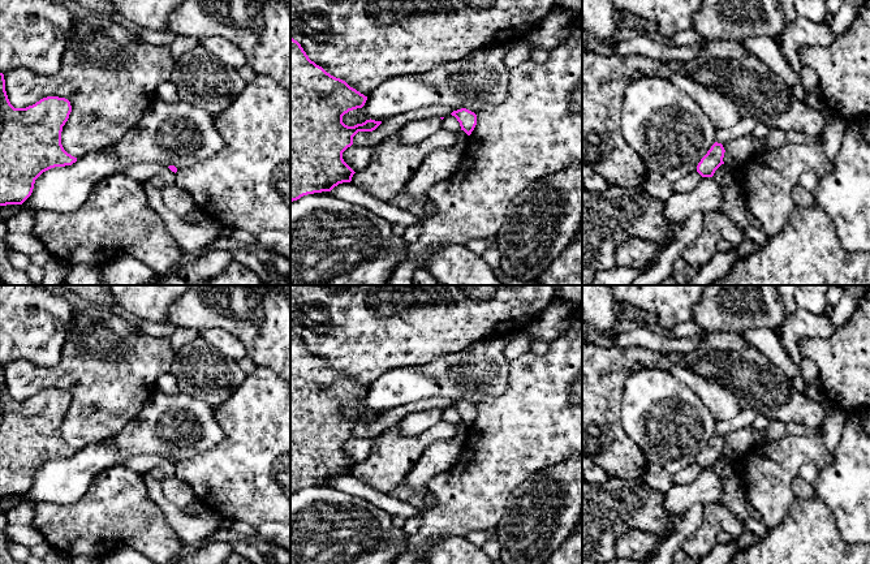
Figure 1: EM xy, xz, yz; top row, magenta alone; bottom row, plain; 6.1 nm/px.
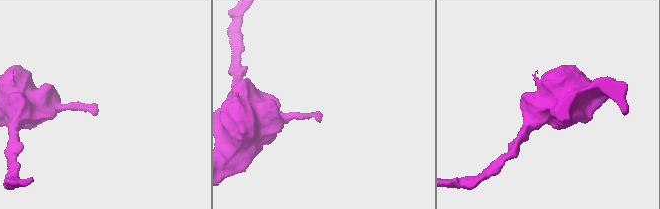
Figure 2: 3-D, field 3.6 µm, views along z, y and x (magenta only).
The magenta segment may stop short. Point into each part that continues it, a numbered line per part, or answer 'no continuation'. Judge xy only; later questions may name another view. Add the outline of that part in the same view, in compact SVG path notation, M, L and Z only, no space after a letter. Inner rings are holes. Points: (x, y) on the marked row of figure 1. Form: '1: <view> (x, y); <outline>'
no continuation

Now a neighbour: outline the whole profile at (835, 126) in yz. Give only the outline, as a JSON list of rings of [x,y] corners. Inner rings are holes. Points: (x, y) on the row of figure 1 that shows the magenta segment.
[[[830,112],[826,119],[826,126],[822,133],[822,145],[828,160],[834,164],[834,160],[840,150],[843,137],[845,133],[847,122],[841,116],[835,112]]]

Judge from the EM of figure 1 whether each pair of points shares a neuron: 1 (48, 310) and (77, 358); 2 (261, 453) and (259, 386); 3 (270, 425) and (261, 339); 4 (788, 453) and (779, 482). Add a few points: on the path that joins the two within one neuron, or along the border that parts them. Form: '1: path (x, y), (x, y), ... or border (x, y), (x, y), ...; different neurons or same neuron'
1: border (76, 311), (61, 357), (51, 366); different neurons
2: path (261, 437), (261, 403); same neuron
3: border (258, 366), (266, 366), (276, 374); different neurons
4: path (782, 460), (779, 463), (779, 476); same neuron

